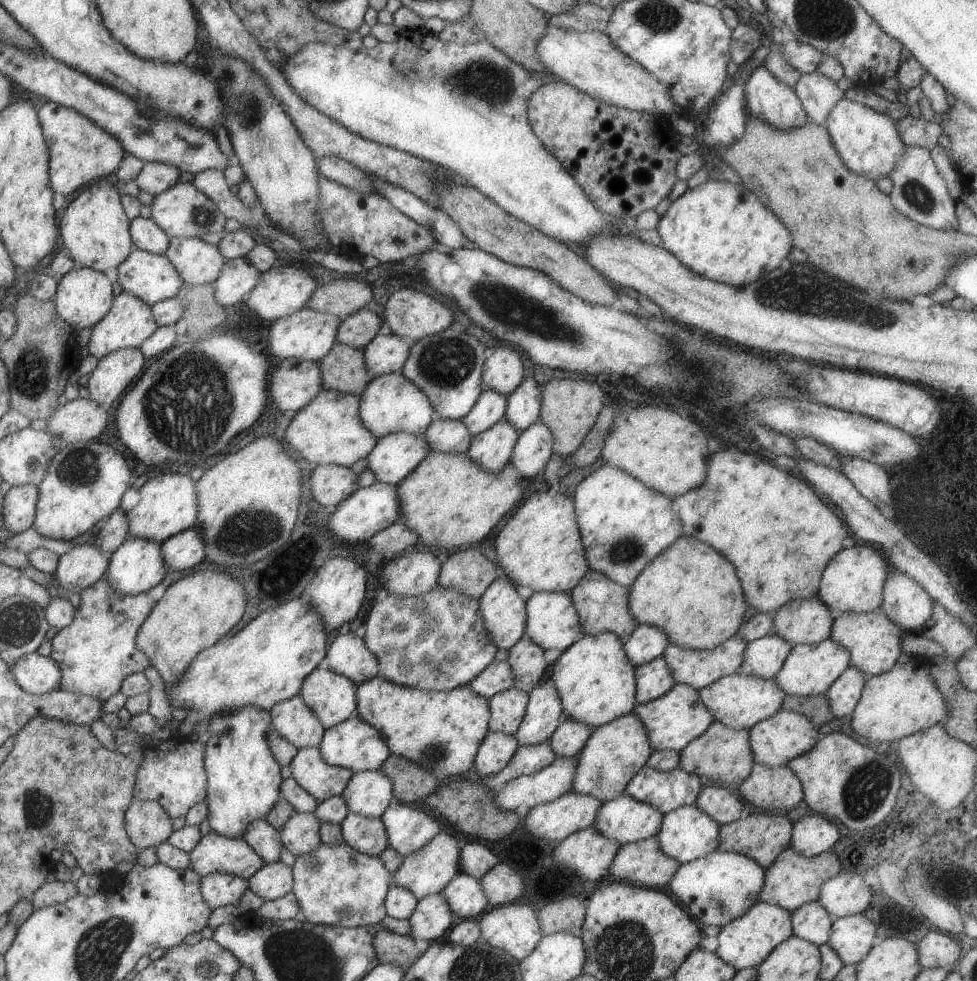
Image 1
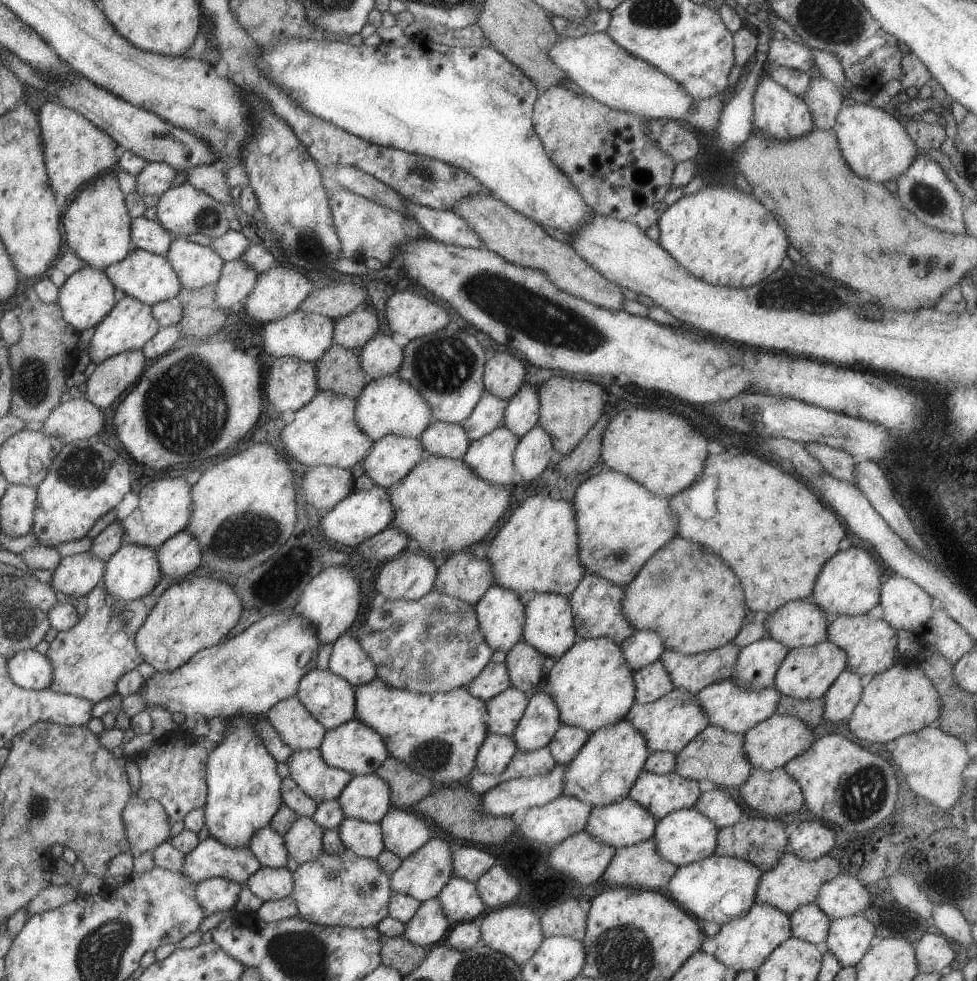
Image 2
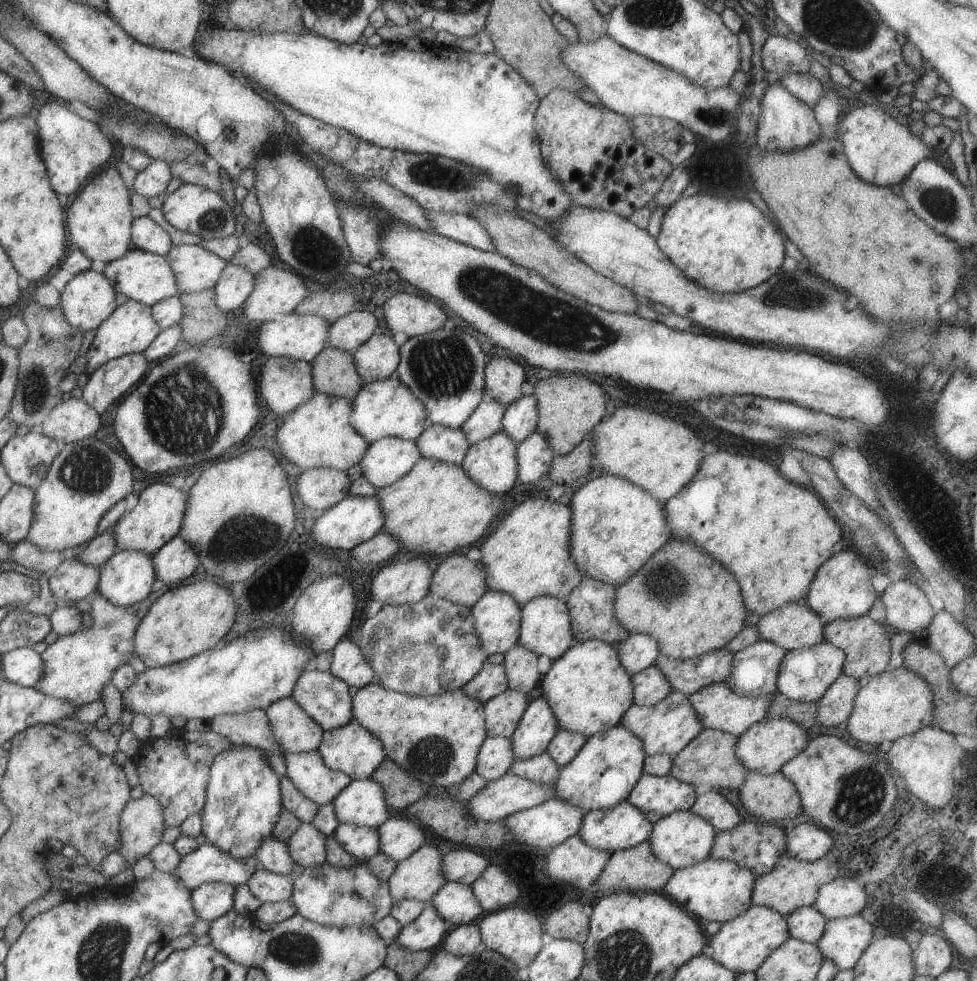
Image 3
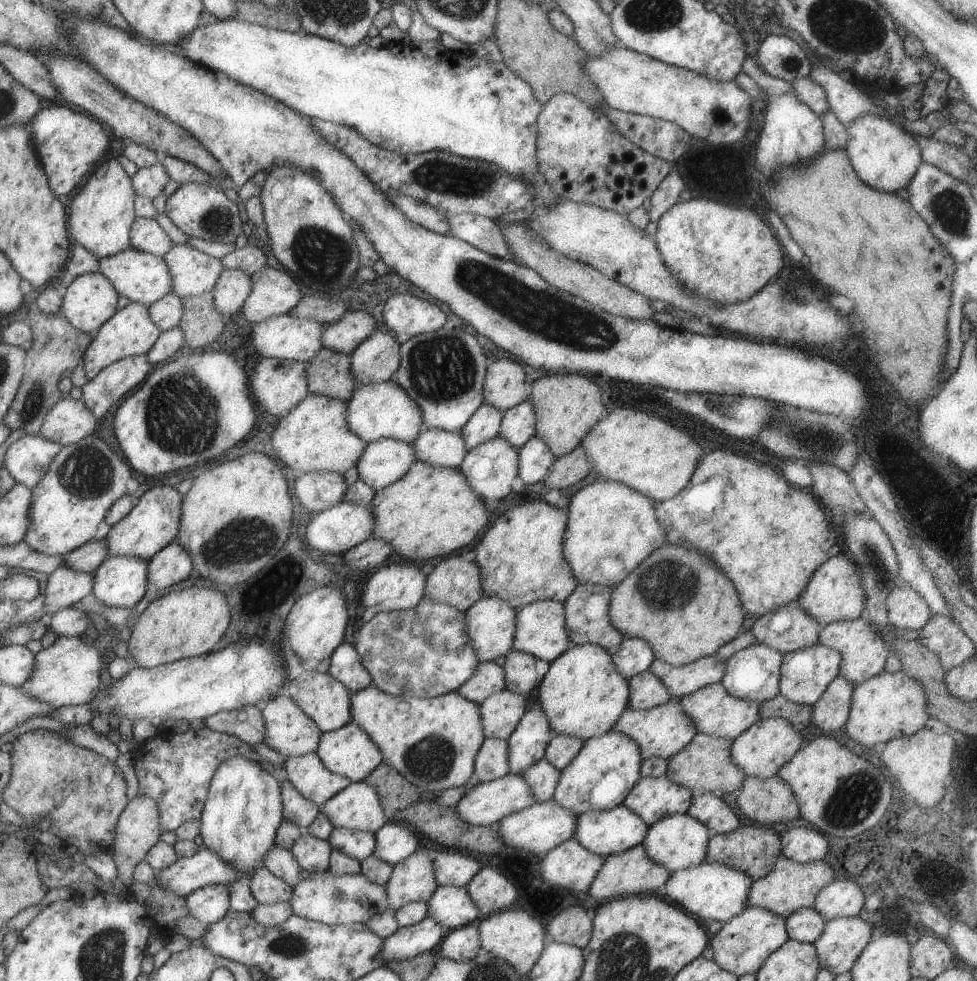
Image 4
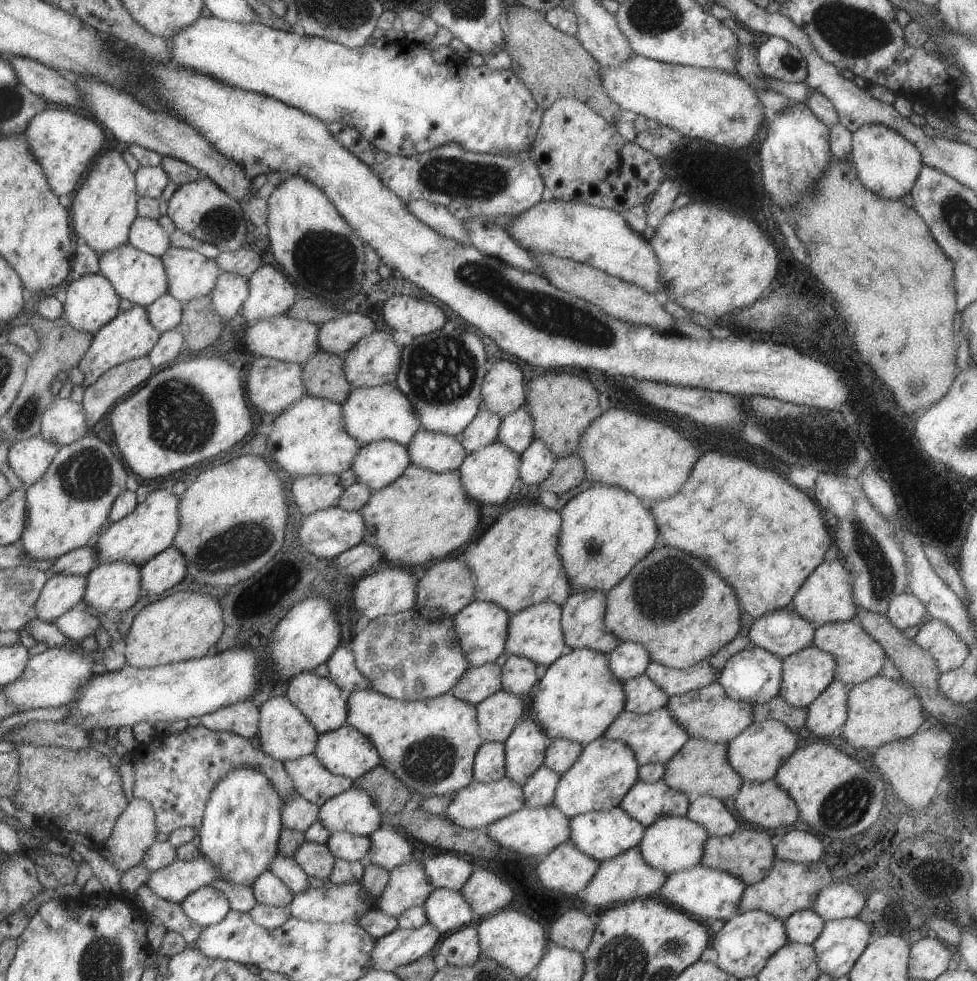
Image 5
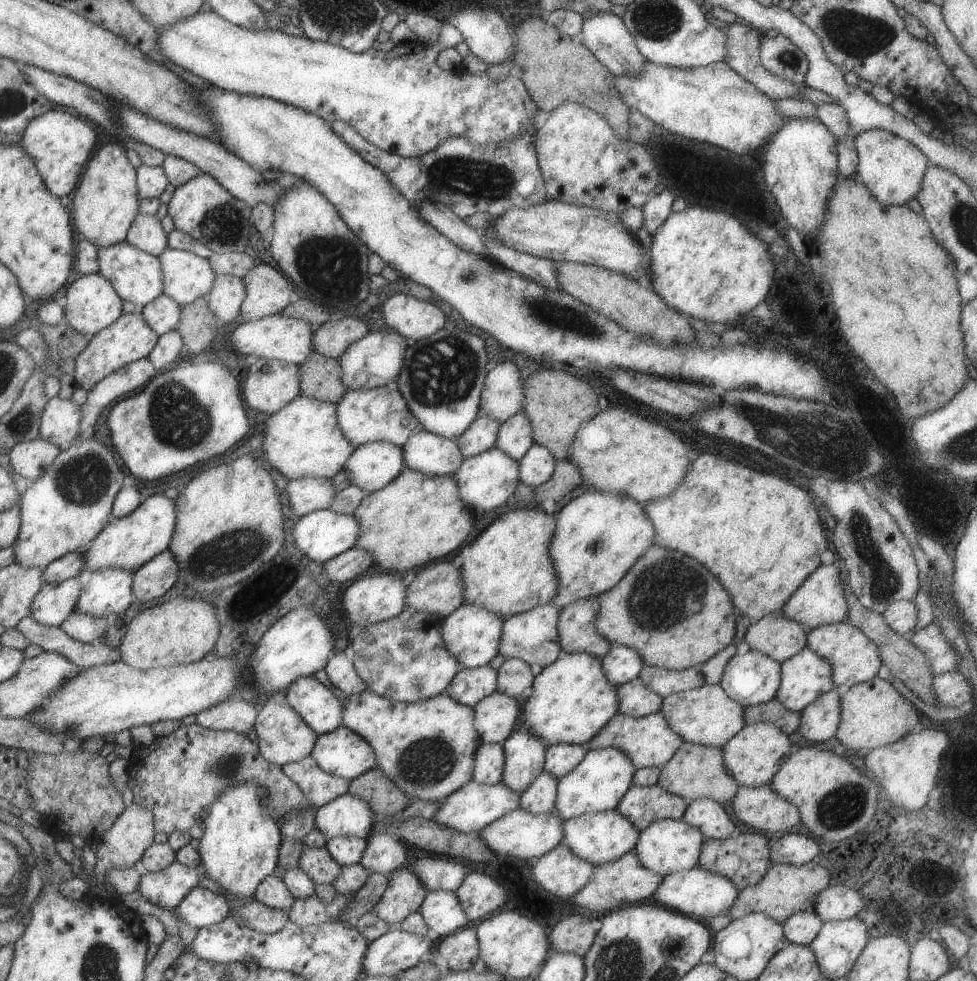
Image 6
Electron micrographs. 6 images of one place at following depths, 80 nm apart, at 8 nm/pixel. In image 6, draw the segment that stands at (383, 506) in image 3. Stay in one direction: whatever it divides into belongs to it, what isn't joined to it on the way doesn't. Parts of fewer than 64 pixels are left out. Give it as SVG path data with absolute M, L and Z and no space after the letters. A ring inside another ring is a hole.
M403 469L381 490L367 493L352 515L359 525L353 547L368 552L376 570L399 574L411 569L418 570L426 562L433 562L457 550L473 527L473 512L459 500L453 476L431 477L410 469Z

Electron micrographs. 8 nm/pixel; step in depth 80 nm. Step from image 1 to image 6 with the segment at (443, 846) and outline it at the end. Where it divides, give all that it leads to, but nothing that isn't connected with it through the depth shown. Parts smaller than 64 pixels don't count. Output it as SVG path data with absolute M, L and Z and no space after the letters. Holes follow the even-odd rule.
M397 868L390 873L385 891L373 912L390 928L398 927L405 916L418 911L428 892L413 870Z

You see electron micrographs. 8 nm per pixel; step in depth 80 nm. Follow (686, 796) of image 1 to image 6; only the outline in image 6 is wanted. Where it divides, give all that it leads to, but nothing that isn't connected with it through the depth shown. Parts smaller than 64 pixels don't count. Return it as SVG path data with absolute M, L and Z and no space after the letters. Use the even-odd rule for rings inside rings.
M657 784L652 786L632 785L619 800L616 810L641 833L654 821L680 820L685 813L686 806L687 800L665 792Z

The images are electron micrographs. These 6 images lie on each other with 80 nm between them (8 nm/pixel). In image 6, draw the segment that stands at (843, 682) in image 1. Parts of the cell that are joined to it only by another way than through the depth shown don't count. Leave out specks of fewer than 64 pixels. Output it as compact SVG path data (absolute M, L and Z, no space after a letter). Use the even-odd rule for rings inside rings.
M833 686L829 692L817 696L808 706L800 711L801 720L797 732L807 742L826 742L835 737L839 720L841 720L841 704L839 704L840 688Z

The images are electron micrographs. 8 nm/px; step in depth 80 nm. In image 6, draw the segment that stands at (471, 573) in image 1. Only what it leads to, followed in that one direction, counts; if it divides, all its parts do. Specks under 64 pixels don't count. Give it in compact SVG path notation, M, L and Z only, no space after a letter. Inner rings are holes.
M456 561L433 562L416 570L415 580L407 586L405 607L445 619L463 605L463 584Z

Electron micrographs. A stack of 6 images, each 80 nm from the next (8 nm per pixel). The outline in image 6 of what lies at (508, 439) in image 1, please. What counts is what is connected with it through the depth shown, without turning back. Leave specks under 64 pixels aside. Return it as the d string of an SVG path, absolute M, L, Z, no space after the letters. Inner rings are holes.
M497 448L479 455L463 459L460 468L453 476L458 489L458 498L472 512L489 512L506 504L518 483L518 462L500 452Z

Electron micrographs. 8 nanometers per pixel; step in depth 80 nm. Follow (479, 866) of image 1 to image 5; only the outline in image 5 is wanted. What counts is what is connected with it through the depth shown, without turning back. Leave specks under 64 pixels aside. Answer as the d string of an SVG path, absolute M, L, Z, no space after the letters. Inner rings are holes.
M440 851L433 856L425 856L420 863L434 889L458 891L473 870L470 858L449 851Z

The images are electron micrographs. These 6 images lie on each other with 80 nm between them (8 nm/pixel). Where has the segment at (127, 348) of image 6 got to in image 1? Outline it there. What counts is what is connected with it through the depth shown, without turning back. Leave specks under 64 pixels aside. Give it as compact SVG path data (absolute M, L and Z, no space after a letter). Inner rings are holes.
M122 290L115 298L112 298L111 308L90 329L91 334L86 345L89 355L97 360L111 351L123 348L140 348L143 339L157 330L158 324L153 318L150 306L143 300Z

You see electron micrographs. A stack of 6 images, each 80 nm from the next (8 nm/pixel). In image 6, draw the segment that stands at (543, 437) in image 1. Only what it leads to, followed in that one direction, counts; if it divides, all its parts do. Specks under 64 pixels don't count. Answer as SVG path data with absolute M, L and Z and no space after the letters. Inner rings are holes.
M533 444L518 461L518 480L538 488L551 478L556 464L555 458L543 446Z

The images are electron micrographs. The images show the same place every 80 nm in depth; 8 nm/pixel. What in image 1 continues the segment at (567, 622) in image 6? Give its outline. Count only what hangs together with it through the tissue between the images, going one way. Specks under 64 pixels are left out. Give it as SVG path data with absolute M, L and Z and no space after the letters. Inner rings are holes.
M588 570L569 593L580 622L581 632L585 635L596 635L609 631L618 639L625 640L638 625L627 608L629 591L630 589L607 579L599 572Z

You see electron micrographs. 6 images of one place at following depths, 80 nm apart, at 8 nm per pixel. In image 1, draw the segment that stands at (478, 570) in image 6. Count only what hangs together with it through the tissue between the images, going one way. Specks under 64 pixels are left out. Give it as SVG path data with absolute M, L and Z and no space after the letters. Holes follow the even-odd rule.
M535 492L525 502L512 511L505 525L497 531L493 542L494 562L499 567L499 575L514 586L527 586L533 593L537 591L564 592L569 594L581 577L589 570L585 560L579 527L574 513L574 503L563 494L549 496L547 492Z

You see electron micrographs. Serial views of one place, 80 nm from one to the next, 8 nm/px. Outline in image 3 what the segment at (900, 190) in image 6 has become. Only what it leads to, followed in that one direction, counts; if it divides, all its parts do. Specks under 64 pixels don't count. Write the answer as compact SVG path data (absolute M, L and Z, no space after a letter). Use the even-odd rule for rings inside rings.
M868 105L845 113L839 123L843 152L851 170L865 182L878 187L891 187L907 178L911 169L923 159L935 158L937 150L929 150L921 139L897 123L887 113Z

